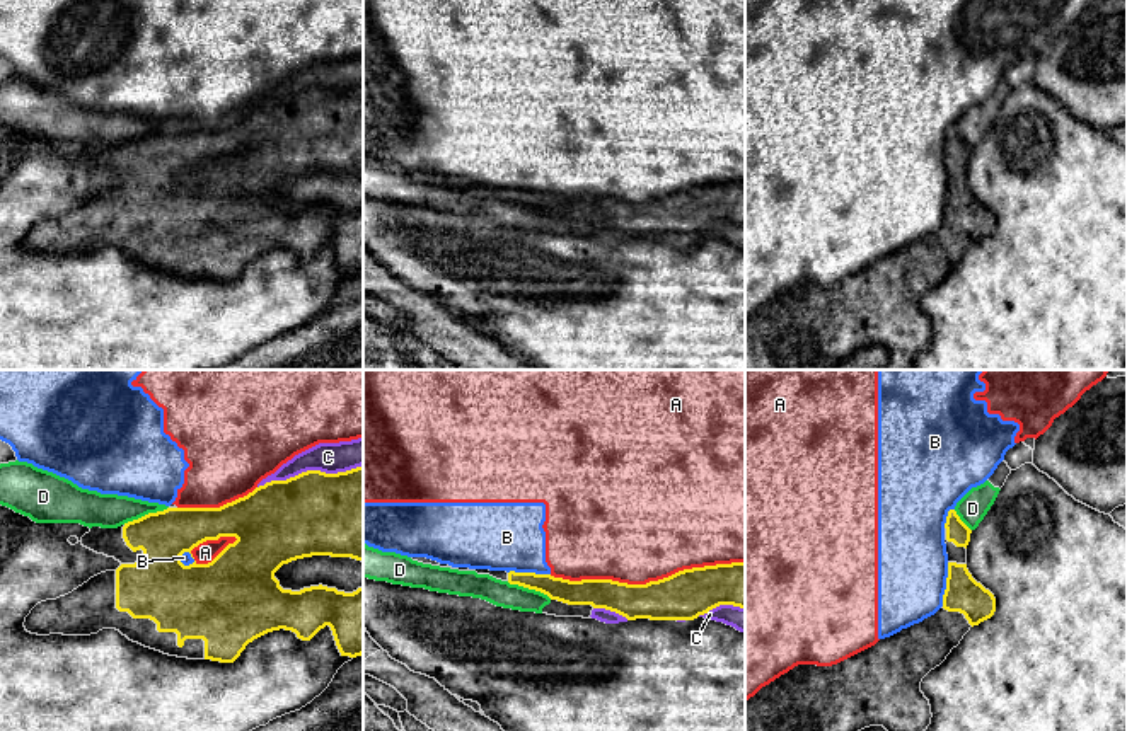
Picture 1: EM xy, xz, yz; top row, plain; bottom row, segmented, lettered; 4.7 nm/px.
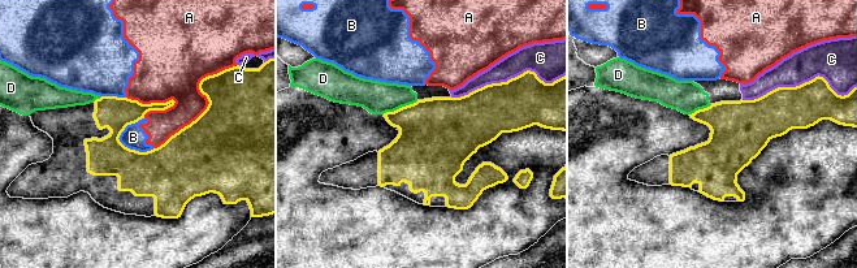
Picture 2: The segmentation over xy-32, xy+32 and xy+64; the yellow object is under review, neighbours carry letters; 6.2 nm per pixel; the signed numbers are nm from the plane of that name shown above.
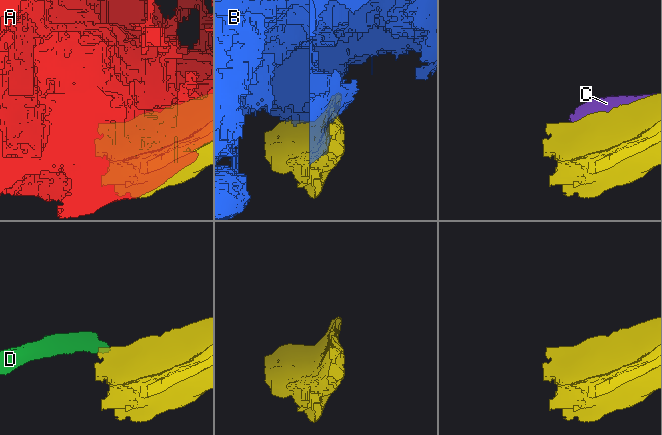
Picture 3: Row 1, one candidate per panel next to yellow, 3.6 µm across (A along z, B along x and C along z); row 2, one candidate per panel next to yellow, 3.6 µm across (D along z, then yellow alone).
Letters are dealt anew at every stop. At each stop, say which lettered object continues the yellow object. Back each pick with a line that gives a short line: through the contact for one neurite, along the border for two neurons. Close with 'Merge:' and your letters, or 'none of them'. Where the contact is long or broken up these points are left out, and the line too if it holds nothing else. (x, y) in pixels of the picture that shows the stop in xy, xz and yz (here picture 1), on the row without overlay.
Merge: none of them

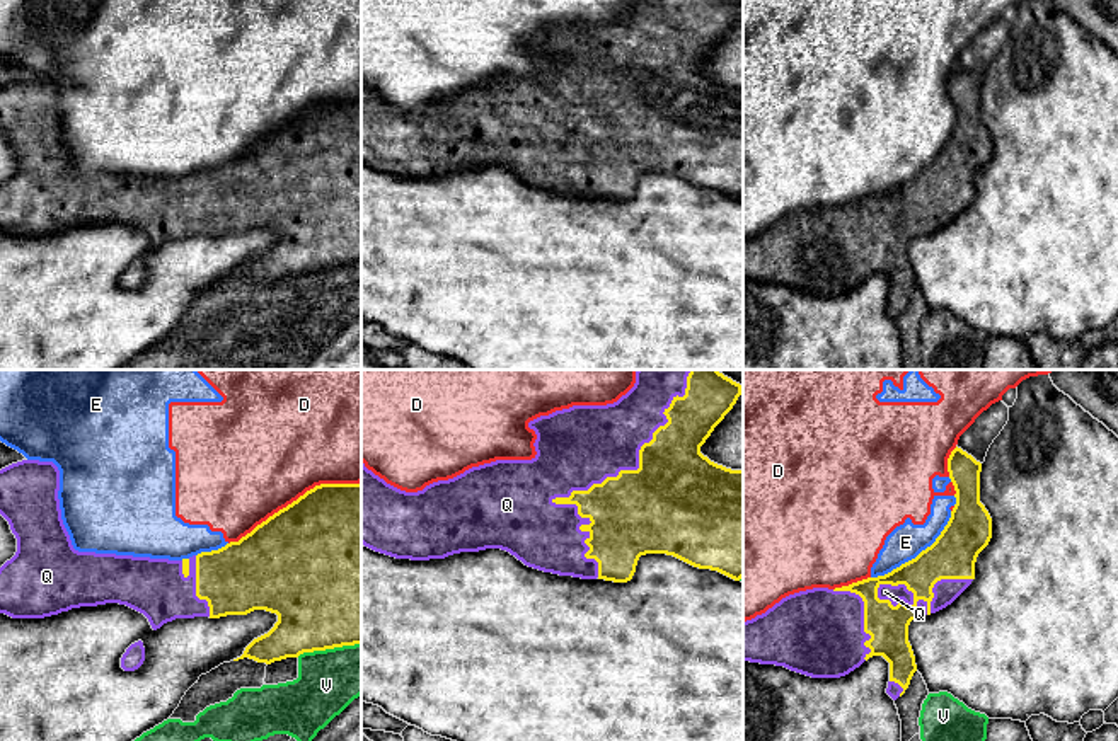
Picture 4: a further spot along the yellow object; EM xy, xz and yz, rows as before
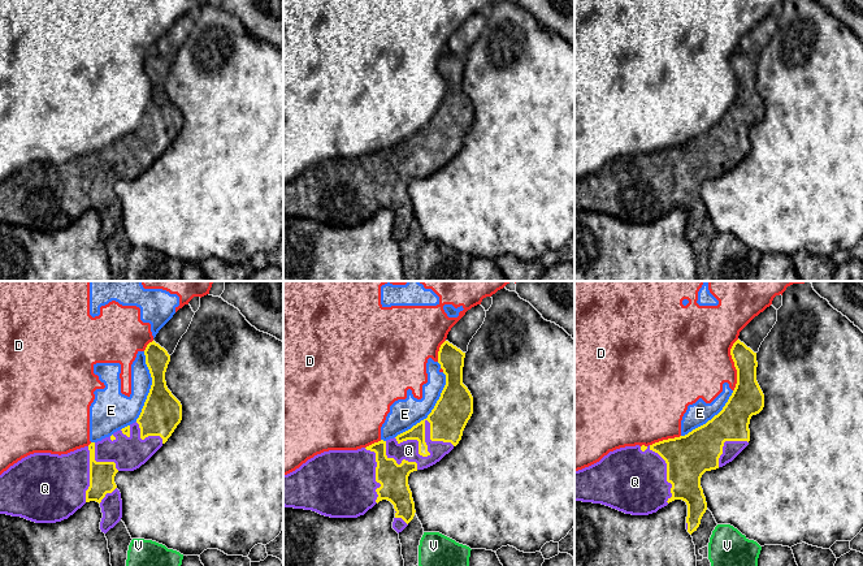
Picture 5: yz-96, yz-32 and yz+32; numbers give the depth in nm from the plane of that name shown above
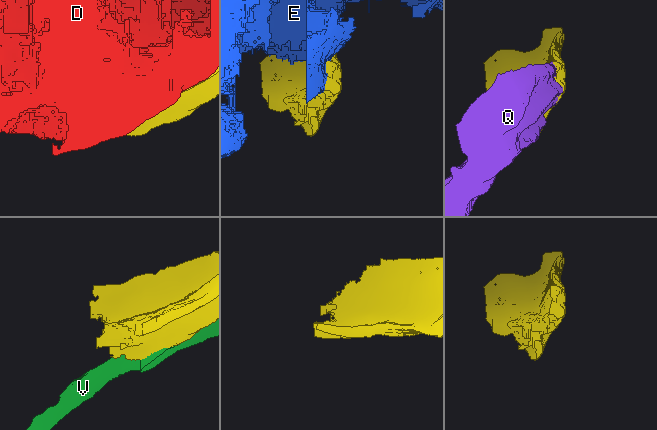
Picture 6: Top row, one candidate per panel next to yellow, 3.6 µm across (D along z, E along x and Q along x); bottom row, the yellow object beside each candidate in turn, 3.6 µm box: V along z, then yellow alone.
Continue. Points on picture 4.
Merge: Q

